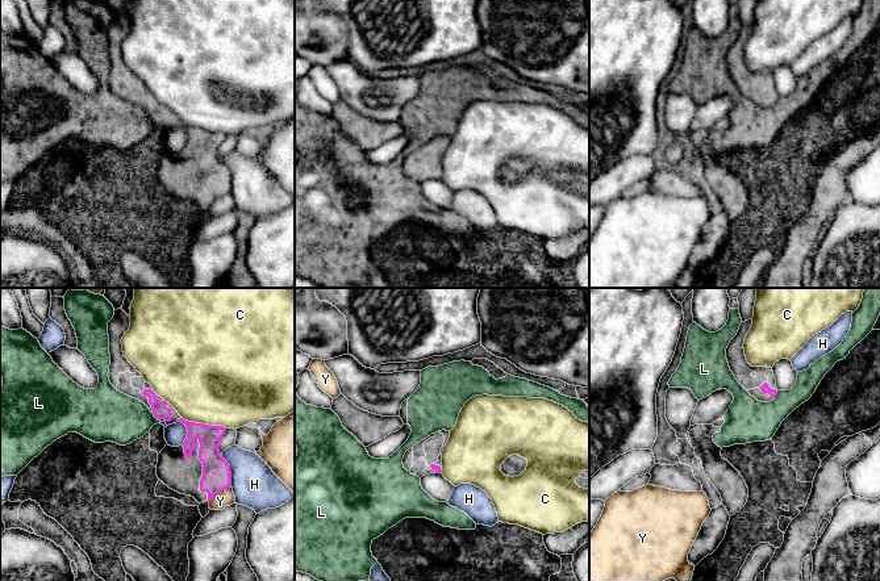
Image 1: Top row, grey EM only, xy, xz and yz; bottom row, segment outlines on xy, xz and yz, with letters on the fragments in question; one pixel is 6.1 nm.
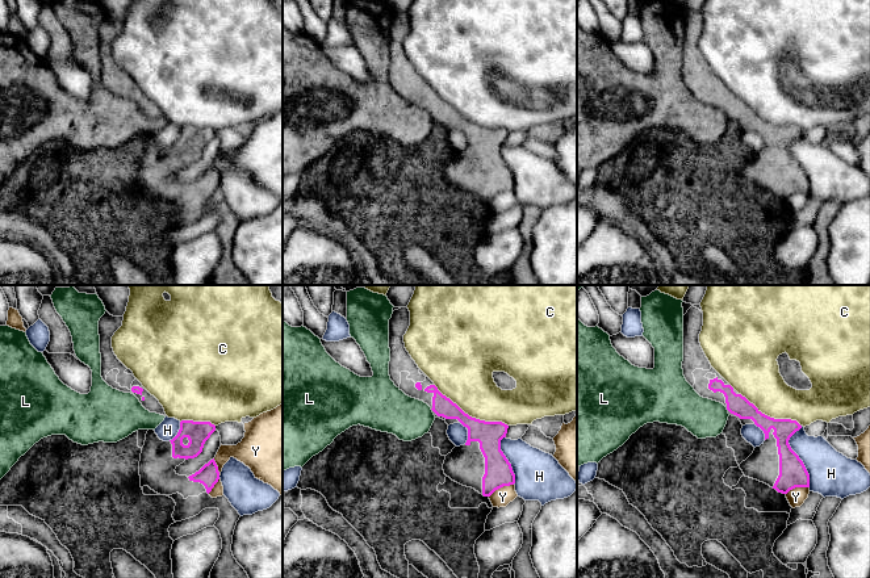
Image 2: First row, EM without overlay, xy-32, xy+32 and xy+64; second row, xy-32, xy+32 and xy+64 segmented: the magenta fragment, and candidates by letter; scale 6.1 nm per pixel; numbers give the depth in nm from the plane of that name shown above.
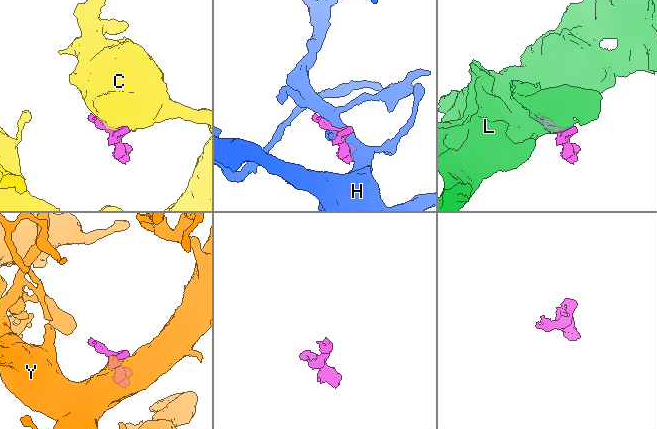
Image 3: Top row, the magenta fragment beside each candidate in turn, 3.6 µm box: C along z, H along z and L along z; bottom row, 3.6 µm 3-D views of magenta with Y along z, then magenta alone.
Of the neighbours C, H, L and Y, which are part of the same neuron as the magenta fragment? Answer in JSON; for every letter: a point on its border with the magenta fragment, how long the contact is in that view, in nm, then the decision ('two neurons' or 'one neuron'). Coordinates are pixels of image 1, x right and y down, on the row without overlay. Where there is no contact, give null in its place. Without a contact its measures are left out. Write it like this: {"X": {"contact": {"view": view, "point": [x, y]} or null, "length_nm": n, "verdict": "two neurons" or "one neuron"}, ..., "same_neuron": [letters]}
{"C": {"contact": {"view": "xy", "point": [204, 130]}, "length_nm": 280, "verdict": "two neurons"}, "H": {"contact": {"view": "xy", "point": [229, 176]}, "length_nm": 200, "verdict": "two neurons"}, "L": {"contact": {"view": "yz", "point": [776, 99]}, "length_nm": 50, "verdict": "two neurons"}, "Y": {"contact": {"view": "xy", "point": [220, 196]}, "length_nm": 170, "verdict": "two neurons"}, "same_neuron": []}

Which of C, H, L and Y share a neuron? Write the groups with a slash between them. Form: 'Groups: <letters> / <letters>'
Groups: C / H / L / Y

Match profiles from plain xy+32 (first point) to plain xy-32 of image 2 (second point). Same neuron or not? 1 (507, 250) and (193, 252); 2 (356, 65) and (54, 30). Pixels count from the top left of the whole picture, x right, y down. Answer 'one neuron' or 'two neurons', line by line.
1: one neuron
2: two neurons

